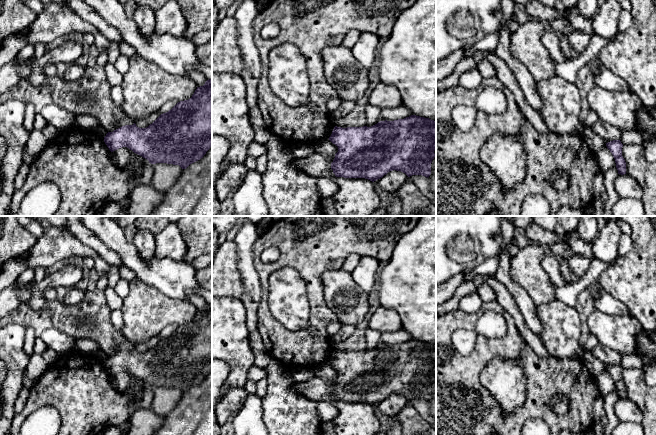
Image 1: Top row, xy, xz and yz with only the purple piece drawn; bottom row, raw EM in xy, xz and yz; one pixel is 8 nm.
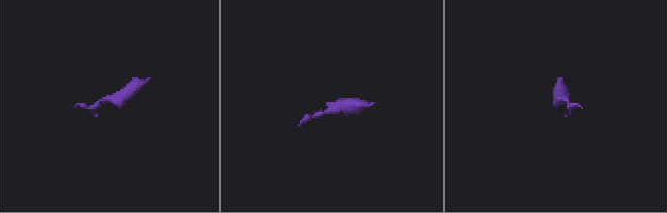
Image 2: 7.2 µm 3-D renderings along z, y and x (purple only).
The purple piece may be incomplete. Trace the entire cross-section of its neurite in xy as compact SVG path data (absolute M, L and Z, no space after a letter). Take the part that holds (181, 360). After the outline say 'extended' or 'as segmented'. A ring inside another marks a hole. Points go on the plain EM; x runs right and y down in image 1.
M212 303L197 311L190 323L178 326L148 351L139 352L135 347L122 350L108 356L104 366L111 376L127 371L151 388L167 387L186 393L203 382L212 370Z; as segmented

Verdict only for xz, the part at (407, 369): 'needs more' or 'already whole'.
already whole

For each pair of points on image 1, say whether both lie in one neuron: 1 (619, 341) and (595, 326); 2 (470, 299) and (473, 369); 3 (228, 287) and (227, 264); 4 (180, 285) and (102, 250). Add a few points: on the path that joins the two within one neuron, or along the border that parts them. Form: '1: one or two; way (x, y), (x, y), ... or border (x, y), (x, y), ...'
1: one; way (614, 335), (607, 328), (601, 326)
2: two; border (482, 306), (474, 312), (463, 312), (458, 309)
3: one; way (227, 281), (227, 270)
4: two; border (104, 242), (120, 256), (123, 263)

